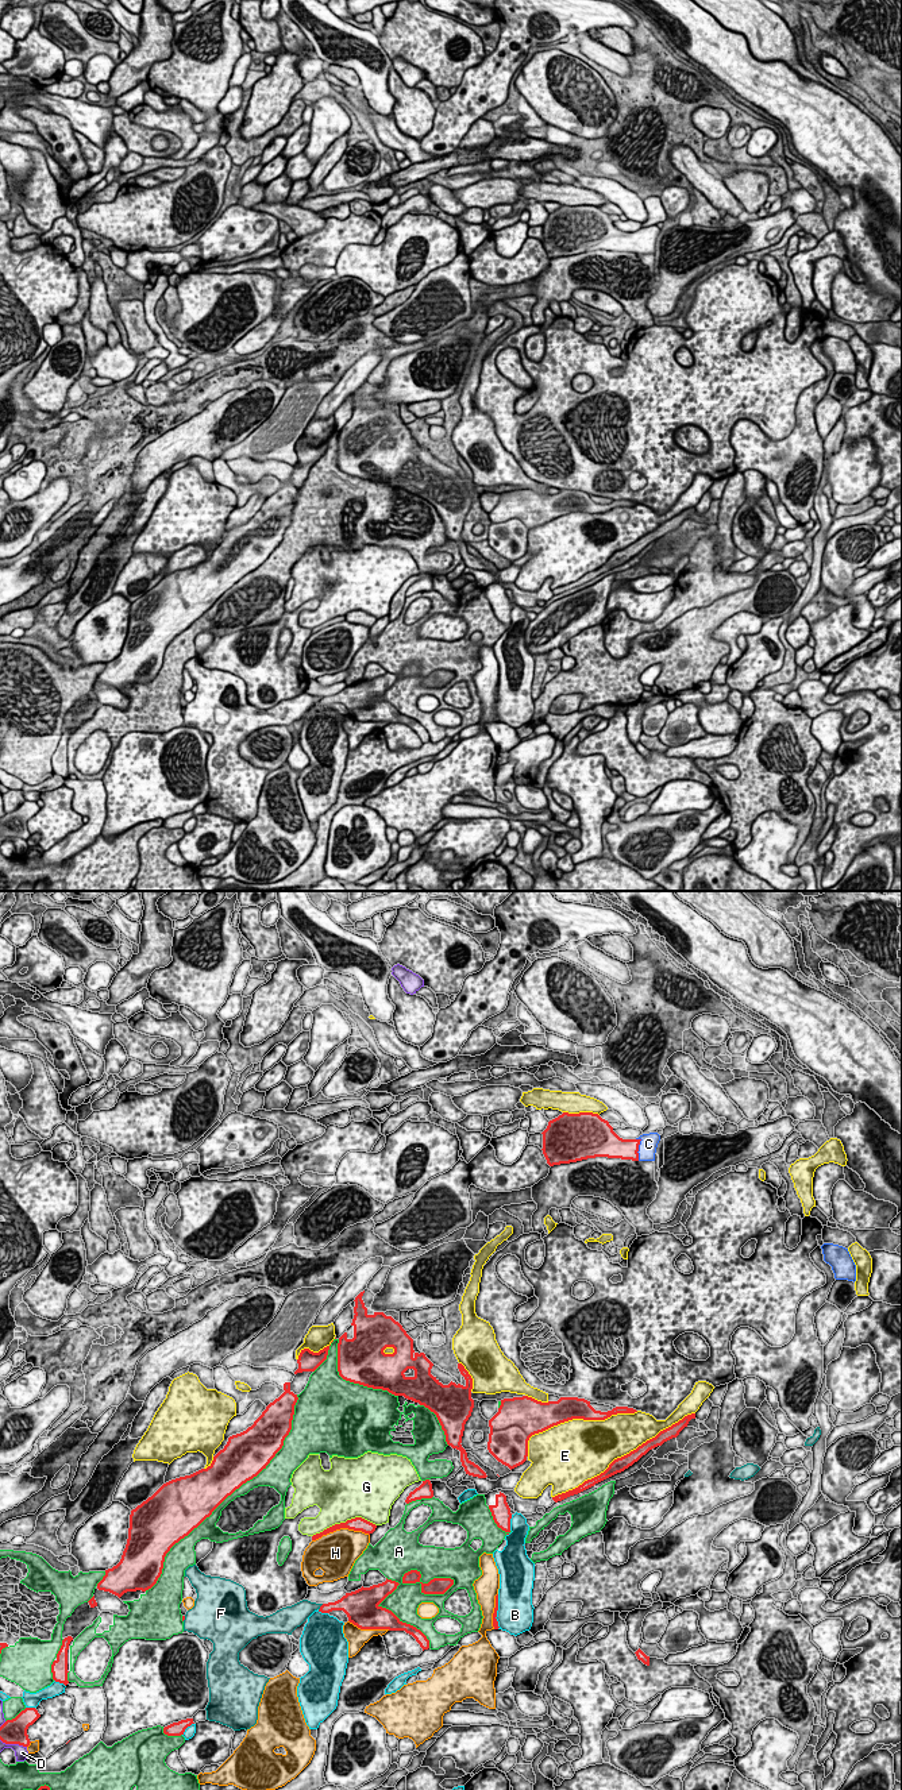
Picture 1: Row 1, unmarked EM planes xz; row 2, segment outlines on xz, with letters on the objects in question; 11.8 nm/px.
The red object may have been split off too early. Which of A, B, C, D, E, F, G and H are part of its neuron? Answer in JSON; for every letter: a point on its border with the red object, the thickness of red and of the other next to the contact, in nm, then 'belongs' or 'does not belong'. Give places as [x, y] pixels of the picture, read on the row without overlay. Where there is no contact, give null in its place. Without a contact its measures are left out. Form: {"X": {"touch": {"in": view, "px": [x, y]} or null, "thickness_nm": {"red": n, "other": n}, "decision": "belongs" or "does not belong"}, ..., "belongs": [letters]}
{"A": {"touch": {"in": "xz", "px": [390, 703]}, "thickness_nm": {"red": 10, "other": 360}, "decision": "does not belong"}, "B": {"touch": {"in": "xz", "px": [496, 705]}, "thickness_nm": {"red": 60, "other": 440}, "decision": "does not belong"}, "C": {"touch": {"in": "xz", "px": [638, 242]}, "thickness_nm": {"red": 260, "other": 220}, "decision": "belongs"}, "D": {"touch": {"in": "xz", "px": [14, 836]}, "thickness_nm": {"red": 300, "other": 160}, "decision": "does not belong"}, "E": {"touch": {"in": "xz", "px": [624, 548]}, "thickness_nm": {"red": 170, "other": 480}, "decision": "does not belong"}, "F": {"touch": {"in": "xz", "px": [320, 699]}, "thickness_nm": {"red": 130, "other": 220}, "decision": "does not belong"}, "G": {"touch": {"in": "xz", "px": [343, 616]}, "thickness_nm": {"red": 160, "other": 460}, "decision": "does not belong"}, "H": {"touch": {"in": "xz", "px": [340, 620]}, "thickness_nm": {"red": 160, "other": 440}, "decision": "does not belong"}, "belongs": ["C"]}

